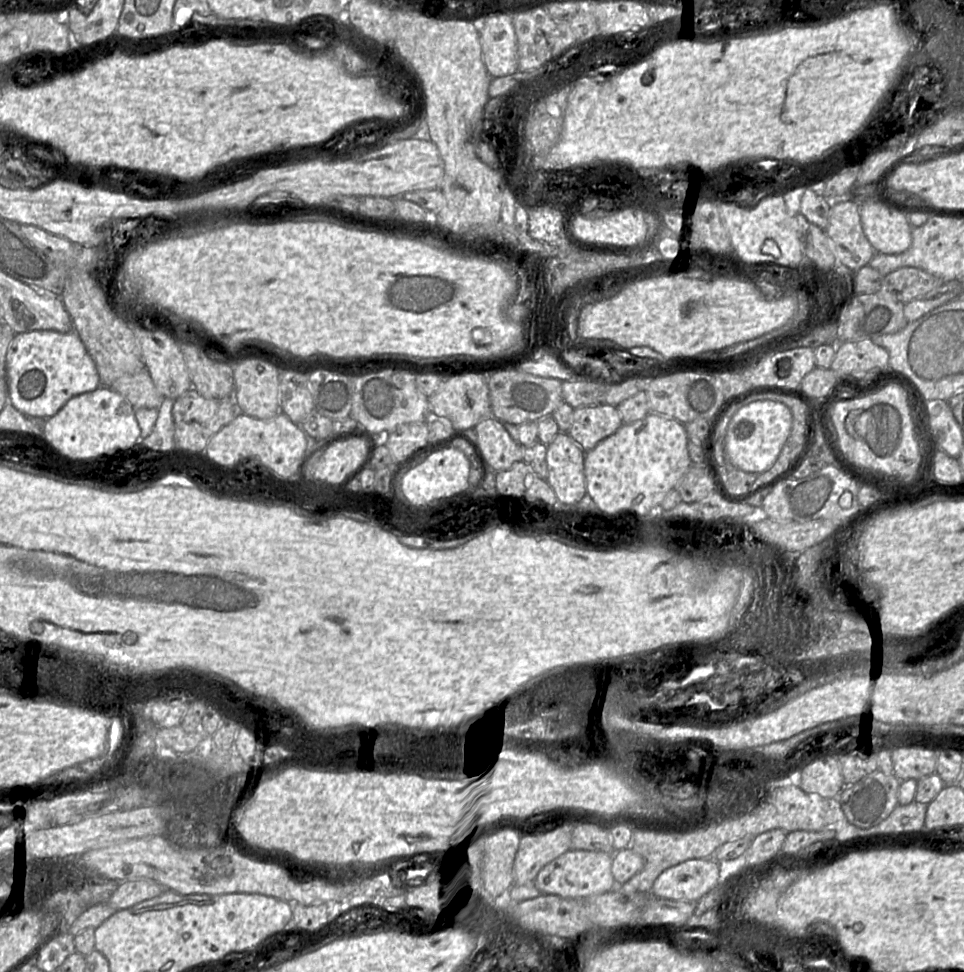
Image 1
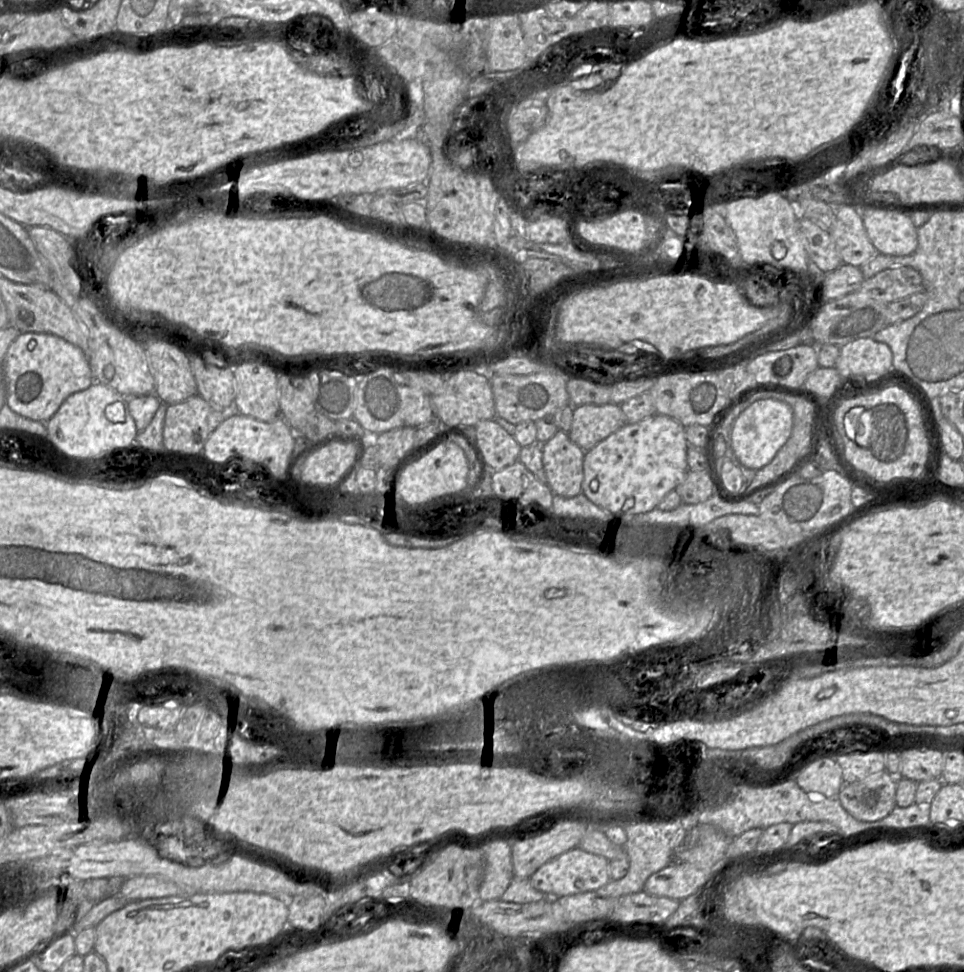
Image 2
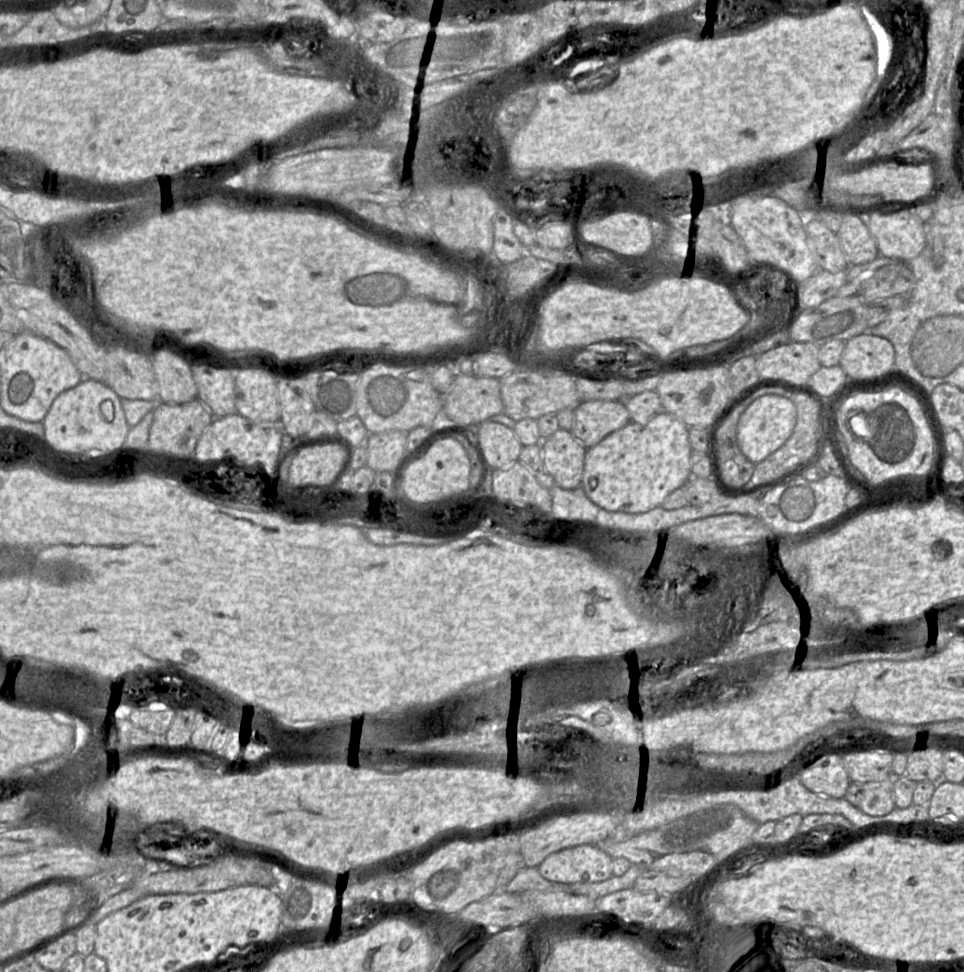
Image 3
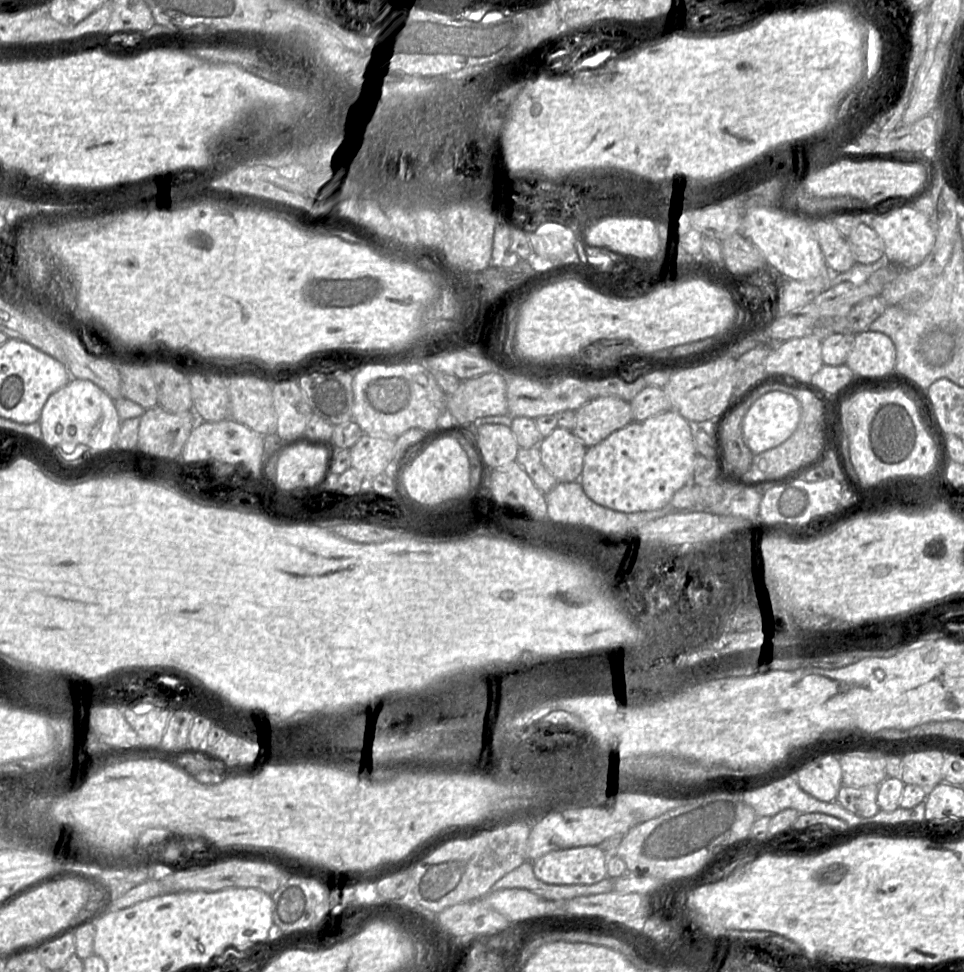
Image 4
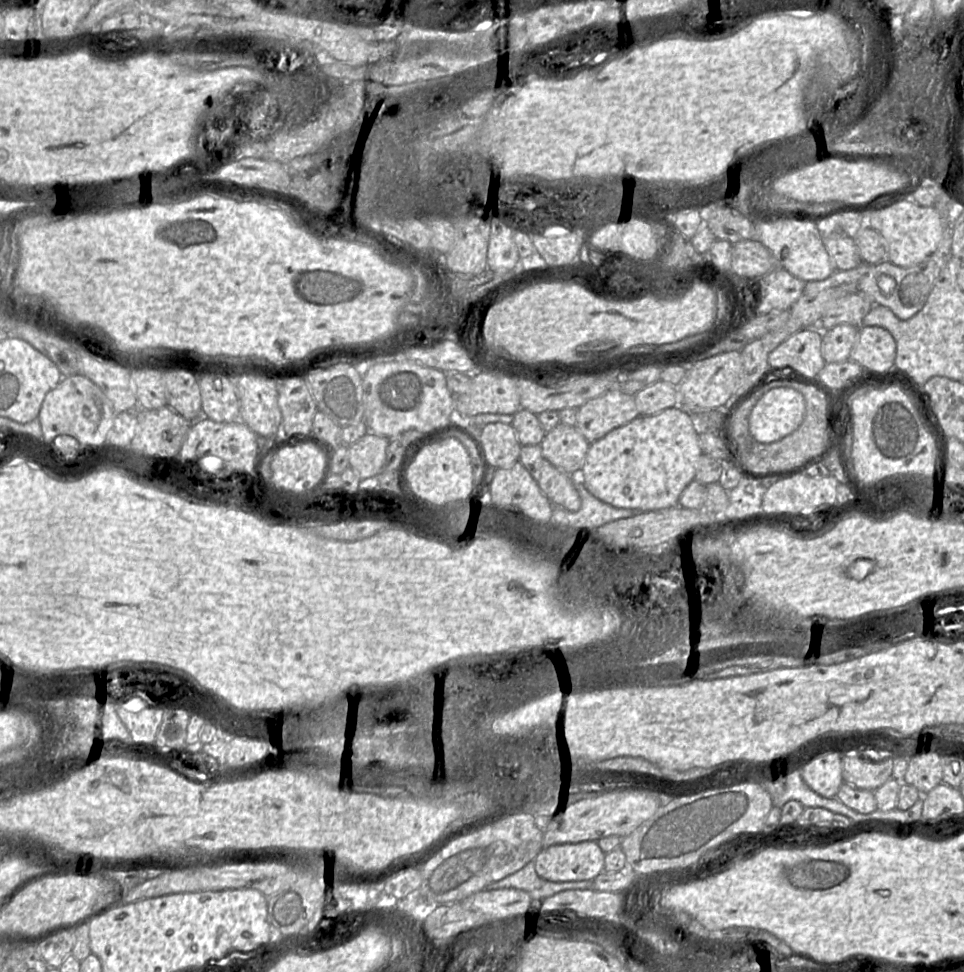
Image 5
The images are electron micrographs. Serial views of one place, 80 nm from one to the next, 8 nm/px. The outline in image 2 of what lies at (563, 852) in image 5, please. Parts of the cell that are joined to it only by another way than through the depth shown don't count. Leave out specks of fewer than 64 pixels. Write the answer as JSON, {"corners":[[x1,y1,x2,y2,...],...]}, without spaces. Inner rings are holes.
{"corners":[[573,848,543,864,531,877,533,887,549,899,596,891,610,882,609,861,579,848]]}

